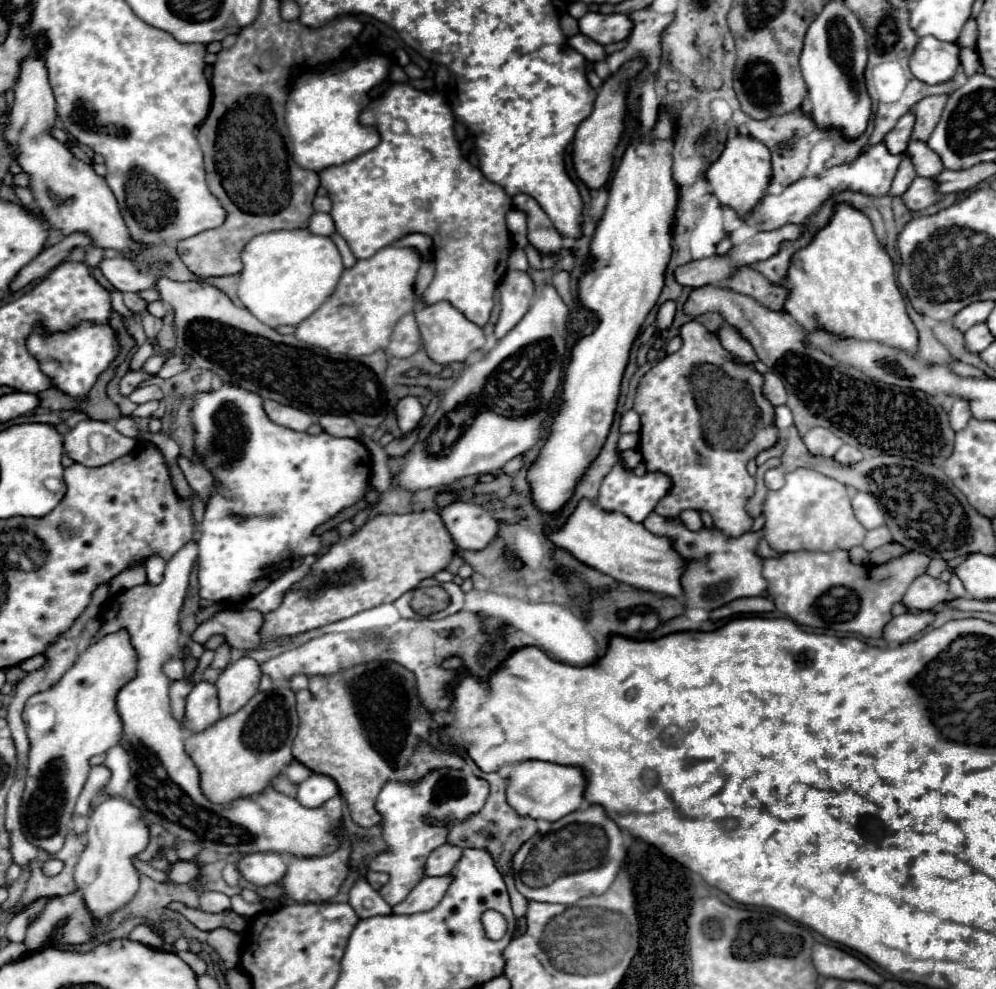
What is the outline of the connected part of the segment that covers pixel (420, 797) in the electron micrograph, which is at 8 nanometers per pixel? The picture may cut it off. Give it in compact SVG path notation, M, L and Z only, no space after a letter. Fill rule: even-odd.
M440 769L428 773L418 783L386 783L384 789L378 795L376 811L382 815L384 823L384 839L388 845L388 851L374 857L368 865L372 871L384 871L390 875L390 881L380 889L382 899L394 907L406 899L406 895L416 887L416 883L424 875L424 861L446 841L448 827L478 813L484 807L484 801L488 797L488 783L460 771ZM424 819L446 819L444 827L436 827L426 823Z

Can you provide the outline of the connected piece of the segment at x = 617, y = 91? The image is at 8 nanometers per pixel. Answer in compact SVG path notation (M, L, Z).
M630 61L626 63L614 77L606 79L596 103L594 103L594 111L590 113L588 119L584 119L574 135L574 143L572 143L572 163L574 163L574 171L578 175L578 179L588 187L588 189L600 189L612 171L612 151L616 149L616 143L620 141L620 135L624 131L624 115L626 115L626 103L624 103L624 89L626 89L626 81L630 77L634 77L640 69L644 67L644 61Z

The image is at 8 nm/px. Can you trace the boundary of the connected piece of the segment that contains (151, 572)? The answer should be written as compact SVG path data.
M152 557L146 561L146 577L148 577L148 585L158 585L160 579L162 579L162 573L164 573L164 565L166 561L160 559L160 557Z

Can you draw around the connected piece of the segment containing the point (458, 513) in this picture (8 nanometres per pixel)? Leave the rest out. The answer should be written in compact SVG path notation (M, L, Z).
M452 503L442 511L442 521L454 543L464 551L480 551L480 547L488 547L496 539L496 521L478 505Z

